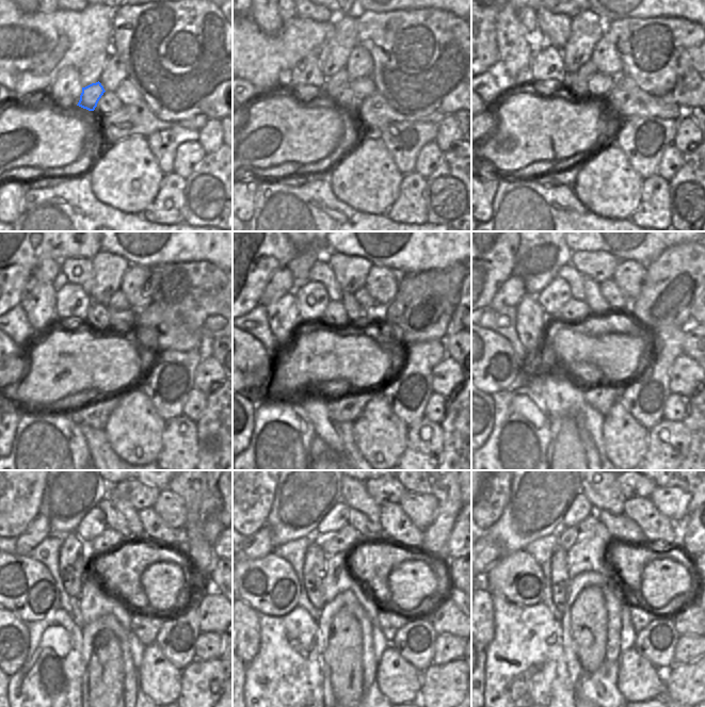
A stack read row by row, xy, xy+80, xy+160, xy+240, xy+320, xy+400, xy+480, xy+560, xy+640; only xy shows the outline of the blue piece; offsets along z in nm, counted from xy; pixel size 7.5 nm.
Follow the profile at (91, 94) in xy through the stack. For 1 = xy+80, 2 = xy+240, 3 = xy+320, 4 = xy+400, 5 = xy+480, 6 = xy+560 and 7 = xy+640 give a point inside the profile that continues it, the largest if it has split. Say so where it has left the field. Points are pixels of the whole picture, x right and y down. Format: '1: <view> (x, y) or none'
1: xy+80 (340, 78)
2: xy+240 (117, 301)
3: xy+320 (362, 295)
4: xy+400 (619, 302)
5: xy+480 (155, 530)
6: xy+560 (400, 530)
7: xy+640 (658, 529)

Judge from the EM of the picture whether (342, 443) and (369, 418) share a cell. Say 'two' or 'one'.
two

